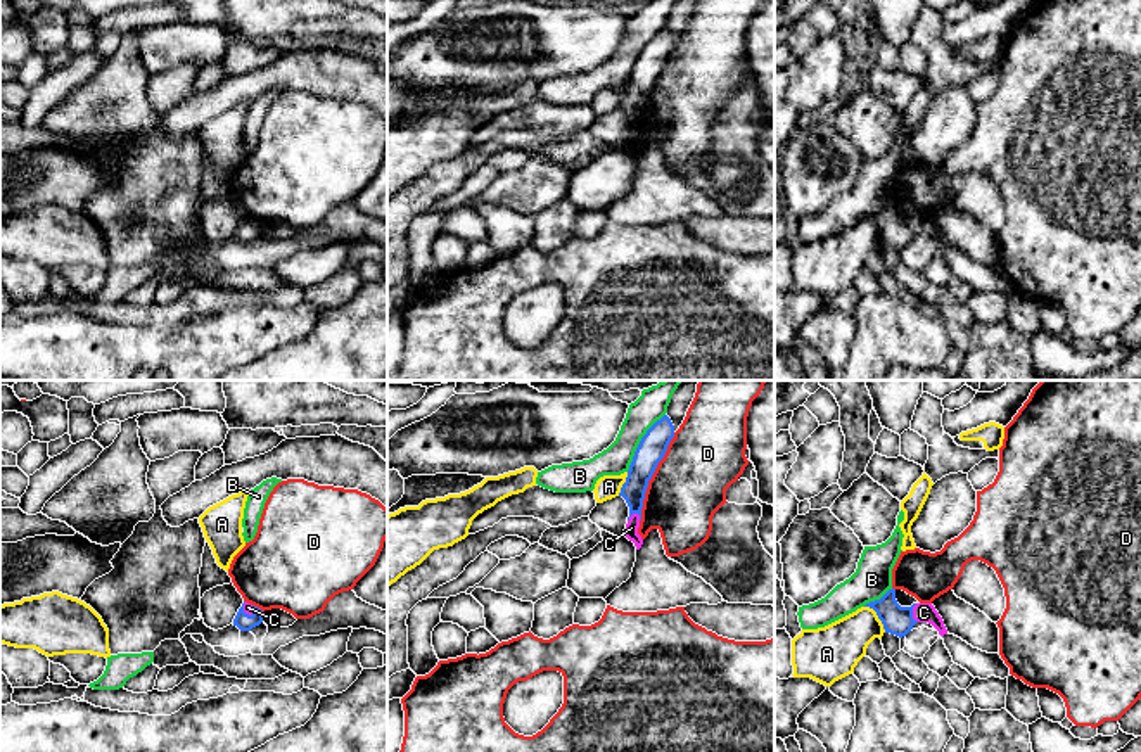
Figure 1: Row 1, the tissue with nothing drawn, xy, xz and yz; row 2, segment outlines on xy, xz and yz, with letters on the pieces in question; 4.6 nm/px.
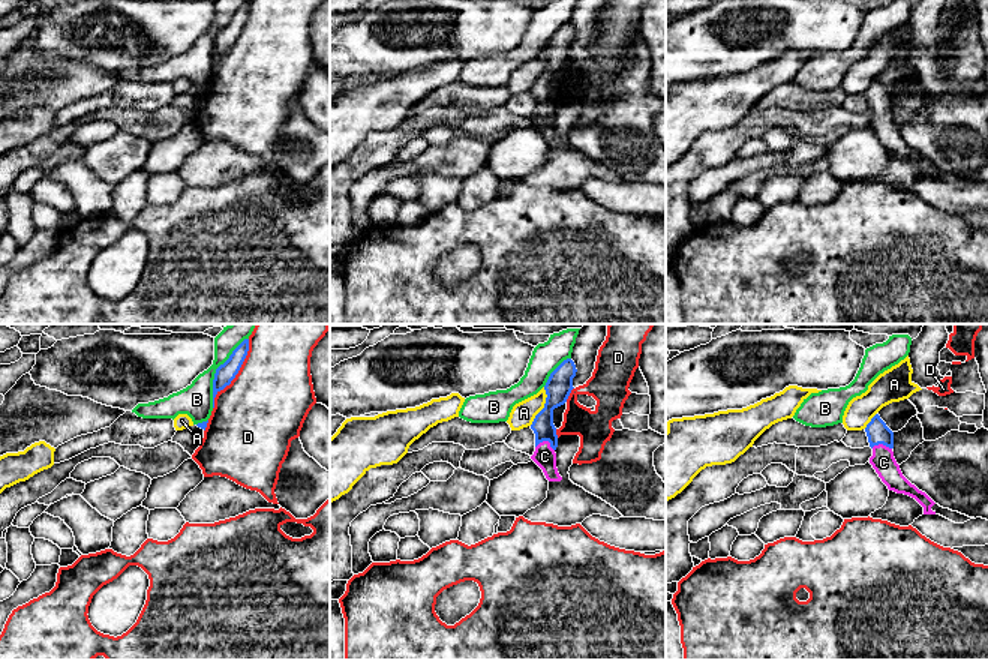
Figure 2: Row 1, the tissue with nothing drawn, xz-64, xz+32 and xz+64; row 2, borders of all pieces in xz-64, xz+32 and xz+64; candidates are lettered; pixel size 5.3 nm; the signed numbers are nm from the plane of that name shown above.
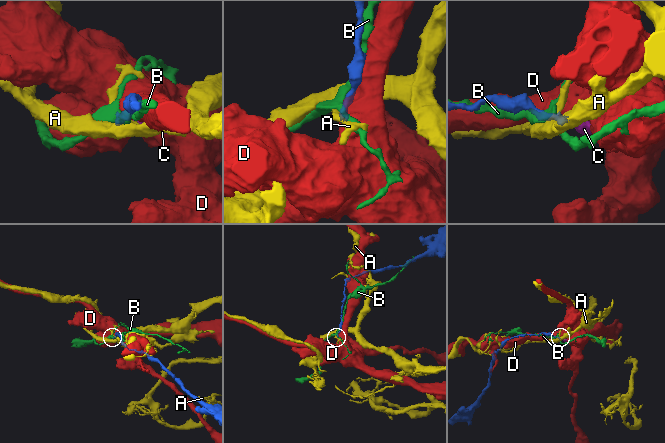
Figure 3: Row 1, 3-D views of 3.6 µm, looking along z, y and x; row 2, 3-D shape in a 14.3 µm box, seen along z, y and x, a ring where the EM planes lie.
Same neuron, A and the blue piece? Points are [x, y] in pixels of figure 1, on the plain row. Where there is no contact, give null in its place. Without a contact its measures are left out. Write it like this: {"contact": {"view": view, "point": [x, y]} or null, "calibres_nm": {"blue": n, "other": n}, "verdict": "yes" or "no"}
{"contact": {"view": "yz", "point": [879, 230]}, "calibres_nm": {"blue": 140, "other": 240}, "verdict": "no"}

